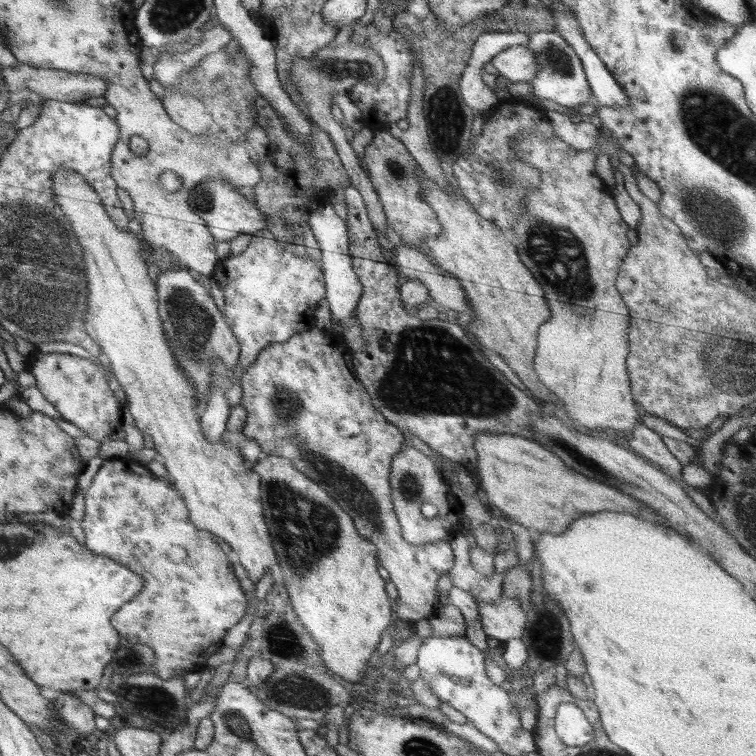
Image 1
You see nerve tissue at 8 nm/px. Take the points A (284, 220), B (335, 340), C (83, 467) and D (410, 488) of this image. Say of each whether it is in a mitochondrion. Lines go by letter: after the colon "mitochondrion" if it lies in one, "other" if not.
A: mitochondrion
B: other
C: other
D: mitochondrion

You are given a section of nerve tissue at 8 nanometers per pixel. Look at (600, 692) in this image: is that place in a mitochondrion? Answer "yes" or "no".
no

